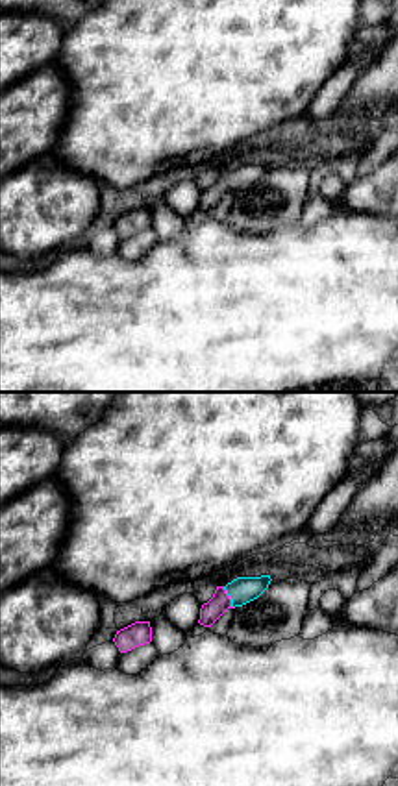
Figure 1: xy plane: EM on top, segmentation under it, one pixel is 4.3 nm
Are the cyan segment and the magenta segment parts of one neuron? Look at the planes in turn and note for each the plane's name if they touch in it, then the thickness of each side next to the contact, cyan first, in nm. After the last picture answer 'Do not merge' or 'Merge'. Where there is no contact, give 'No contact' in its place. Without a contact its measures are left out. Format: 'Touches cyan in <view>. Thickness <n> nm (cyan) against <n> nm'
Touches cyan in xy. Thickness 120 nm (cyan) against 90 nm

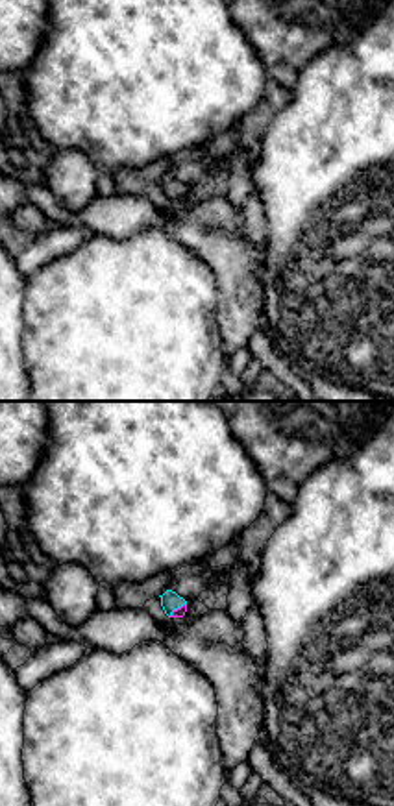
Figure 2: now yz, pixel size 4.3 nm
Touches cyan in yz. Thickness 90 nm (cyan) against 50 nm

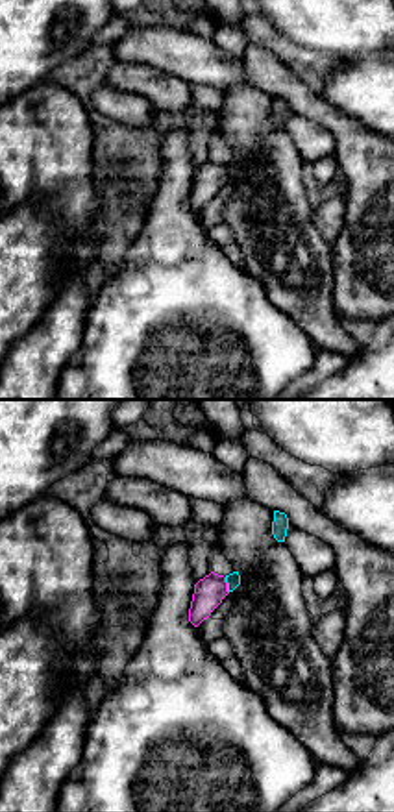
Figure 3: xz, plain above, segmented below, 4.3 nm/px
Touches cyan in xz. Thickness 60 nm (cyan) against 130 nm

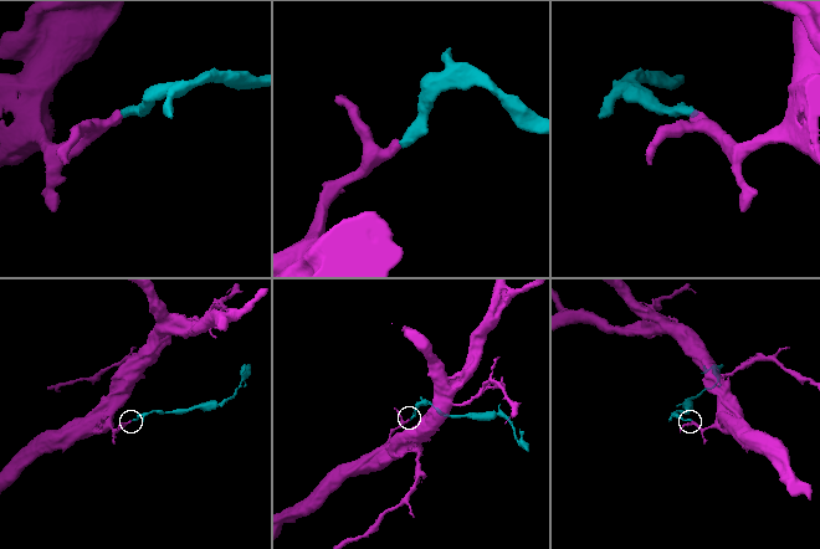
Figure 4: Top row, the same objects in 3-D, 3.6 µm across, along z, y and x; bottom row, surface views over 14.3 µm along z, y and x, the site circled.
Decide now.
Merge

